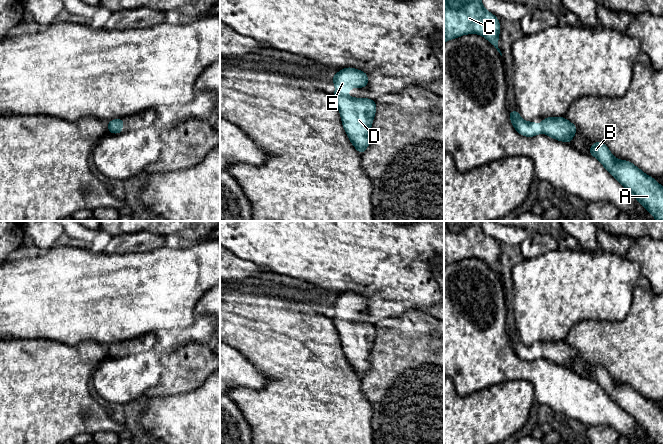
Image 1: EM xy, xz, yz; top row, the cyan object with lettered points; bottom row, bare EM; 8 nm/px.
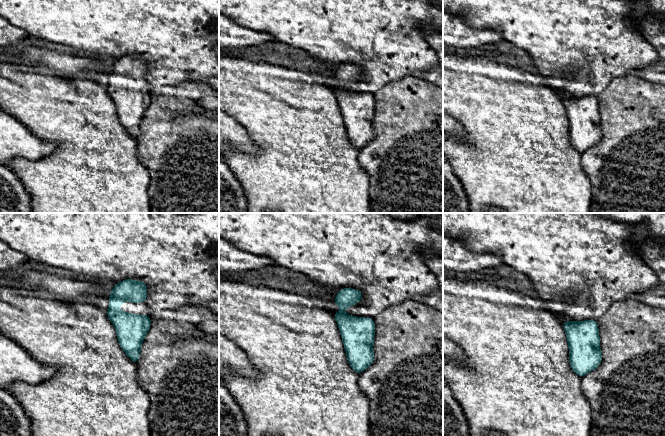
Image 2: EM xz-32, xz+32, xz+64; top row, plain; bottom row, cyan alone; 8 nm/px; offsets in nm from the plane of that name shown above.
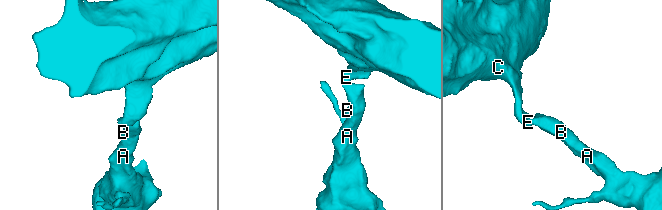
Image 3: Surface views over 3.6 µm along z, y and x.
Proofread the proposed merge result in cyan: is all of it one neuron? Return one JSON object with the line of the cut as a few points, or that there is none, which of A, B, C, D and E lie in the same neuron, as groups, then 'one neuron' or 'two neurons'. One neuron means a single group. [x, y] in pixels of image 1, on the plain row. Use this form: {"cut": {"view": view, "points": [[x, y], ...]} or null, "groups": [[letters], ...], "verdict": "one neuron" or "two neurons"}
{"cut": null, "groups": [["A", "B", "C", "D", "E"]], "verdict": "one neuron"}

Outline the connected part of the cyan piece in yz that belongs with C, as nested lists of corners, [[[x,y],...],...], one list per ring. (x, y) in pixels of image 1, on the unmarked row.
[[[444,221],[444,267],[473,257],[485,261],[502,280],[498,272],[499,243],[483,231],[481,221]]]

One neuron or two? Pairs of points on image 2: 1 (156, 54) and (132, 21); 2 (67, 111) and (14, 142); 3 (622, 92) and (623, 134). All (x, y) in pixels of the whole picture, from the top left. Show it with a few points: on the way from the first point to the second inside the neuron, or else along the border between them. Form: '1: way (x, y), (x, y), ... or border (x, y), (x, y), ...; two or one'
1: way (156, 46), (140, 29); one
2: border (14, 117), (23, 122), (40, 138), (53, 143); two
3: way (623, 102), (623, 124); one

